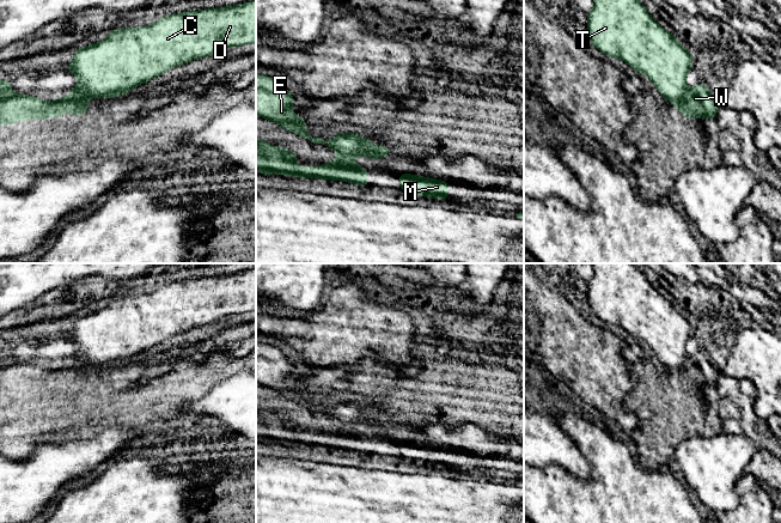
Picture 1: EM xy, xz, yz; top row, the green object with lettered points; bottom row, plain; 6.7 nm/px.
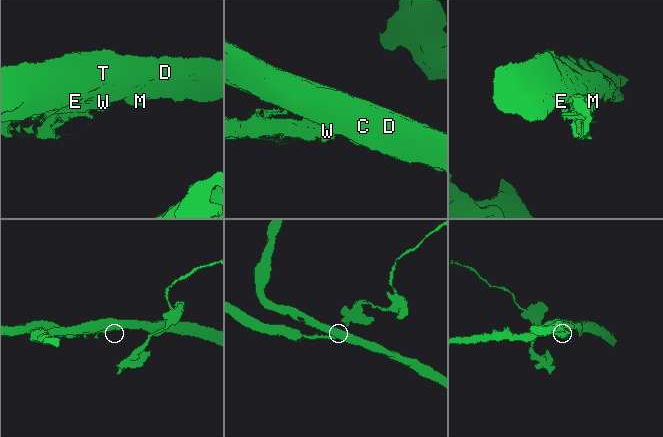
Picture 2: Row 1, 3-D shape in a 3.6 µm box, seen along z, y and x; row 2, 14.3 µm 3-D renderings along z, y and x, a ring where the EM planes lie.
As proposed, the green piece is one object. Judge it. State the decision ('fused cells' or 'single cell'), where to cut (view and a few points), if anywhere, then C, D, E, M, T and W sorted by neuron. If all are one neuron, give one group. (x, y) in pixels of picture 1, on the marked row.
fused cells; cut in yz along (687, 87), (683, 97), (676, 105); C D E M T / W

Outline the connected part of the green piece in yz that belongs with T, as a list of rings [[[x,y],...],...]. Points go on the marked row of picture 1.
[[[593,0],[594,5],[587,14],[587,34],[592,45],[609,57],[620,57],[627,62],[636,73],[647,75],[657,86],[660,95],[672,104],[677,105],[683,98],[687,89],[685,78],[691,71],[690,66],[695,56],[689,54],[675,35],[665,31],[647,12],[639,0]]]

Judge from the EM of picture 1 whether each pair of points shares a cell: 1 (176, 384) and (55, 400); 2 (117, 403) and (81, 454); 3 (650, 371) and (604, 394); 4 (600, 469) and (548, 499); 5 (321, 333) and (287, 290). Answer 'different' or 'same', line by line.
1: same
2: different
3: different
4: same
5: different

